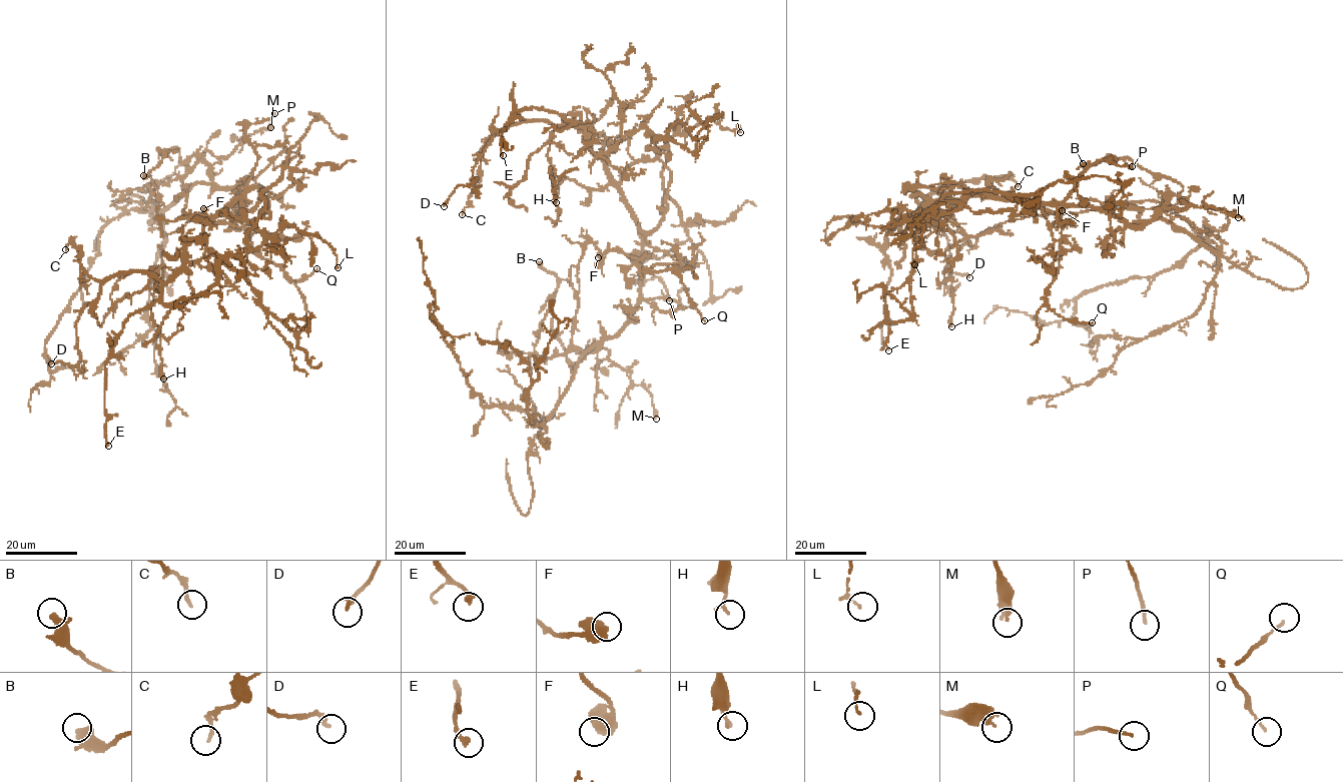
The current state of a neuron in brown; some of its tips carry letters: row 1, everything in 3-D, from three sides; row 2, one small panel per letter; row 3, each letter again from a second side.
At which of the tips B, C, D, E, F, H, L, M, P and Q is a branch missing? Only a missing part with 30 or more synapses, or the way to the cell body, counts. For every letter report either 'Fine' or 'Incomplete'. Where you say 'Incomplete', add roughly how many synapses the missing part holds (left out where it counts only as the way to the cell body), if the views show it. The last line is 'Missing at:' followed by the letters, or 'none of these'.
B: Fine
C: Fine
D: Fine
E: Fine
F: Fine
H: Fine
L: Fine
M: Fine
P: Fine
Q: Fine
Missing at: none of these

